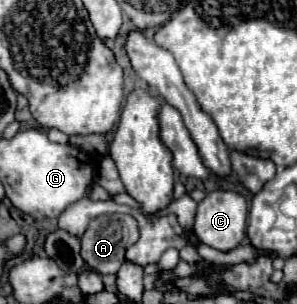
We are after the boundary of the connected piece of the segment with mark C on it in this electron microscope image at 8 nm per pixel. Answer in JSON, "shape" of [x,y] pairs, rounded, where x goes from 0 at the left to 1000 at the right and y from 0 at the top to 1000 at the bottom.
{"shape":[[[721,622],[667,668],[653,773],[721,819],[768,826],[815,793],[828,714],[835,668],[822,641],[768,622]]]}

